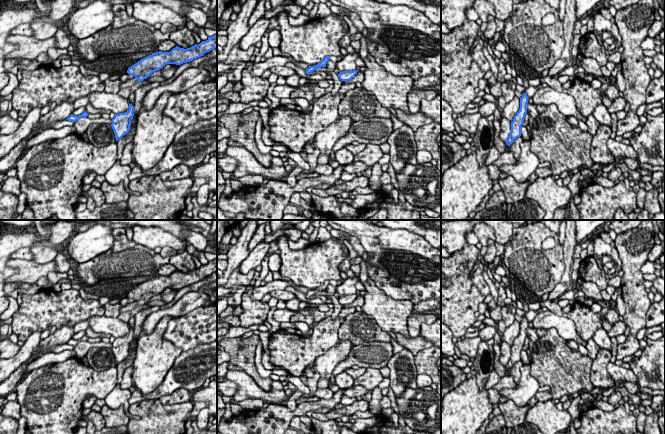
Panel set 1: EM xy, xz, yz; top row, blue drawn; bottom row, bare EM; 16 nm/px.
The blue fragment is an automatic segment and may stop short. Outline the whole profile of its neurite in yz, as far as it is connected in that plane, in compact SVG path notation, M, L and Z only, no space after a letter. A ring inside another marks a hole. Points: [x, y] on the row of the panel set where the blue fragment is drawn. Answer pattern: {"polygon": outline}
{"polygon": "M526 92L523 93L522 97L520 98L520 109L511 122L511 132L505 141L508 146L510 146L515 139L521 136L521 126L524 125L525 114L527 113L528 99L529 98Z"}

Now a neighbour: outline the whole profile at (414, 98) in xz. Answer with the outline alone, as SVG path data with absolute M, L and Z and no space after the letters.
M414 88L407 96L407 104L410 113L416 114L420 112L422 99L433 100L437 95L438 93L433 90L419 90Z

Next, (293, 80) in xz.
M295 73L294 75L291 75L290 77L286 77L285 84L292 87L298 87L300 78L301 76Z

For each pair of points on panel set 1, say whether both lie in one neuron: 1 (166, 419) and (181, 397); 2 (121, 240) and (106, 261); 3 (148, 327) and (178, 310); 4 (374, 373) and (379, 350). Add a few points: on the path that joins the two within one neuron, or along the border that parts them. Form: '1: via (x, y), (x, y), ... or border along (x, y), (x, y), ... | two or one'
1: border along (158, 399), (163, 404), (178, 404), (190, 400) | two
2: via (121, 245), (111, 256) | one
3: via (155, 319), (162, 312), (170, 311) | one
4: border along (376, 367), (379, 370) | two

